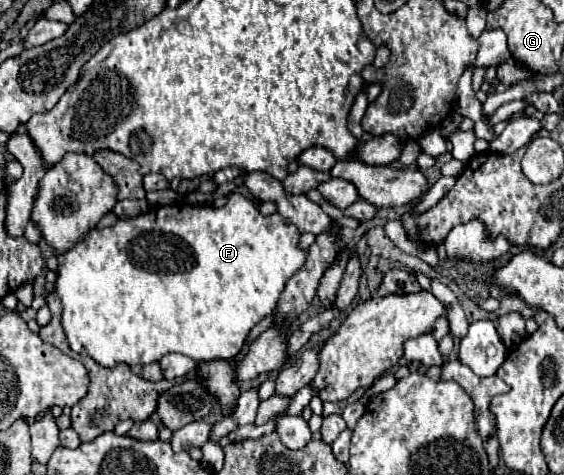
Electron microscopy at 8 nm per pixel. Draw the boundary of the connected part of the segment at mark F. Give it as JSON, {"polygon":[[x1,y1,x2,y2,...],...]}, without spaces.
{"polygon":[[233,192,227,196,227,204,221,208,211,208,211,206,161,206,161,208,151,208,137,218,119,218,113,226,103,228,103,230,91,230,89,238,79,240,71,250,59,254,59,270,57,270,57,282,55,282,55,292,63,304,63,316,61,316,61,326,67,334,69,348,77,354,91,356,97,364,105,368,113,368,117,364,151,364,159,362,163,356,171,352,185,354,193,358,195,362,209,362,209,360,231,360,241,348,251,332,251,328,265,318,275,306,277,300,287,284,287,280,303,266,305,262,305,250,297,248,299,242,299,230,291,224,285,224,279,214,273,216,263,216,253,200,247,196]]}

